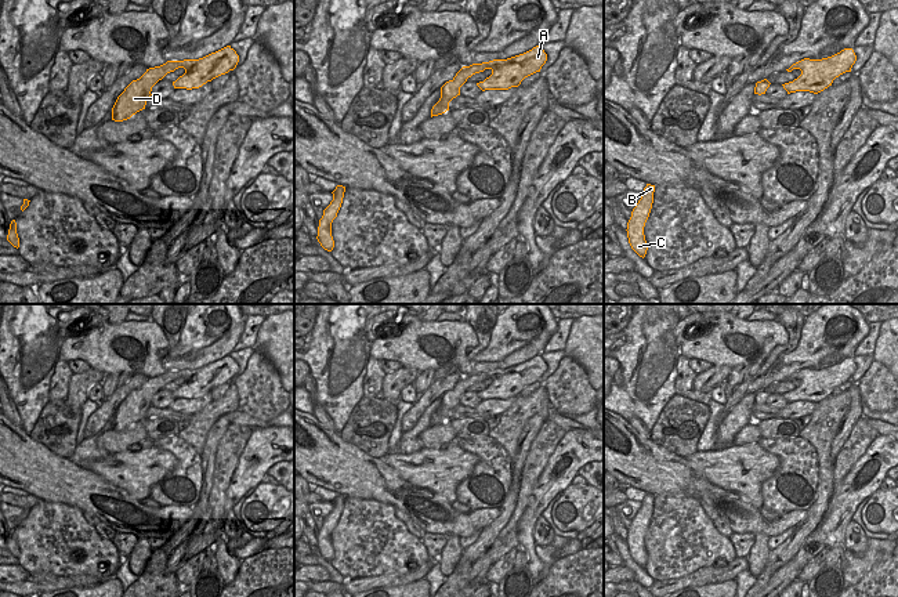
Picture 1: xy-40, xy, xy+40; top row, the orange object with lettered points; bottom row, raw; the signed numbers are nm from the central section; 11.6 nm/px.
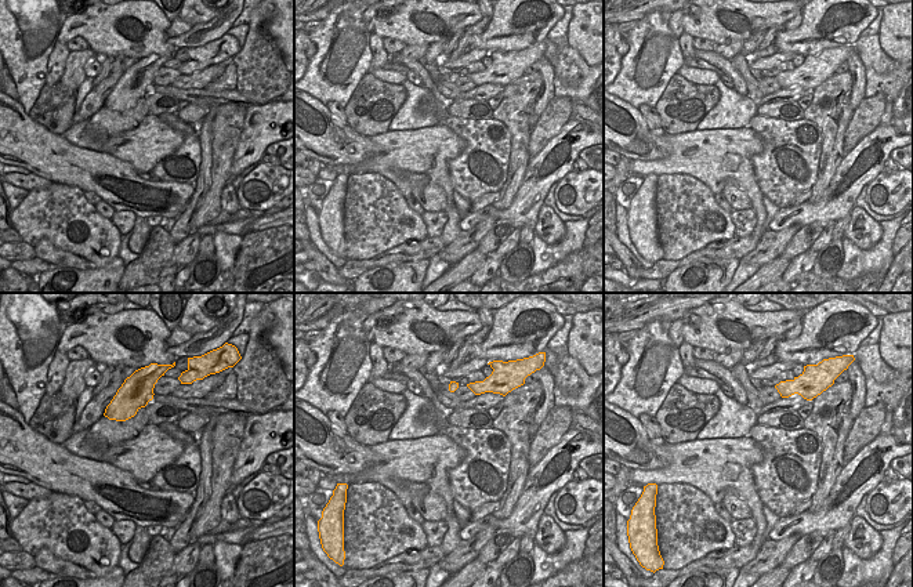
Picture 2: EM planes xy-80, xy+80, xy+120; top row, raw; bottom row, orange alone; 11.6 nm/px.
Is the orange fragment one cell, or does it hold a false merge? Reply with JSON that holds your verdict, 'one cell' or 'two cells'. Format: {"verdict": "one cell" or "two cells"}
{"verdict": "one cell"}

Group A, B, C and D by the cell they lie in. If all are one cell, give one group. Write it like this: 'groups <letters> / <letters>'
groups A B C D

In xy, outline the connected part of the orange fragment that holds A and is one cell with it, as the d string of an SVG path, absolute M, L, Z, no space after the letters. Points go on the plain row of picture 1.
M536 355L524 363L507 369L493 369L489 372L463 376L452 390L441 397L441 408L432 416L431 427L449 420L449 412L460 405L460 397L475 383L484 381L485 379L492 380L489 387L477 392L482 401L508 399L511 397L518 397L525 387L540 381L546 370L547 363L540 355Z

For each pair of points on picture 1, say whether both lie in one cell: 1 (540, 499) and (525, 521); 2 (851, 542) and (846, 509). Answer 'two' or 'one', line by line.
1: one
2: two

